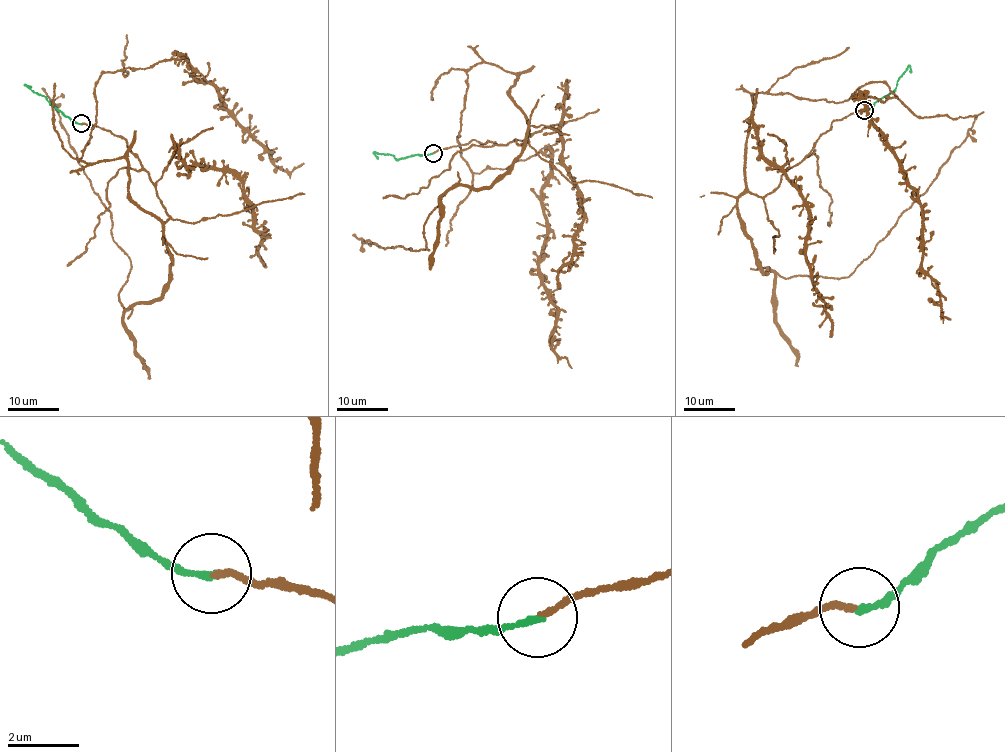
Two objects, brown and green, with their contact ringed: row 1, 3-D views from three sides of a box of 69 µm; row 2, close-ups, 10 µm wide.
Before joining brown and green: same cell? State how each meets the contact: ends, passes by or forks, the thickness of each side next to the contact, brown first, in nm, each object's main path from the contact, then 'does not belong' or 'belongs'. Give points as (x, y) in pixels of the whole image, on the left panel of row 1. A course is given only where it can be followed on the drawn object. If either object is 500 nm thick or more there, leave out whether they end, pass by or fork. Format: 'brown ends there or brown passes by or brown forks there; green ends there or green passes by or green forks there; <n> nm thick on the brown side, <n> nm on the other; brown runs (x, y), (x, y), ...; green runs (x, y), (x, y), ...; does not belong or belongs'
brown ends there; green ends there; 150 nm thick on the brown side, 180 nm on the other; brown runs (81, 124), (126, 140), (165, 222), (124, 158), (80, 159), (104, 71), (178, 54), (273, 164), (304, 163); green runs (81, 124), (70, 120), (44, 95), (33, 92), (27, 86), (31, 87); belongs

